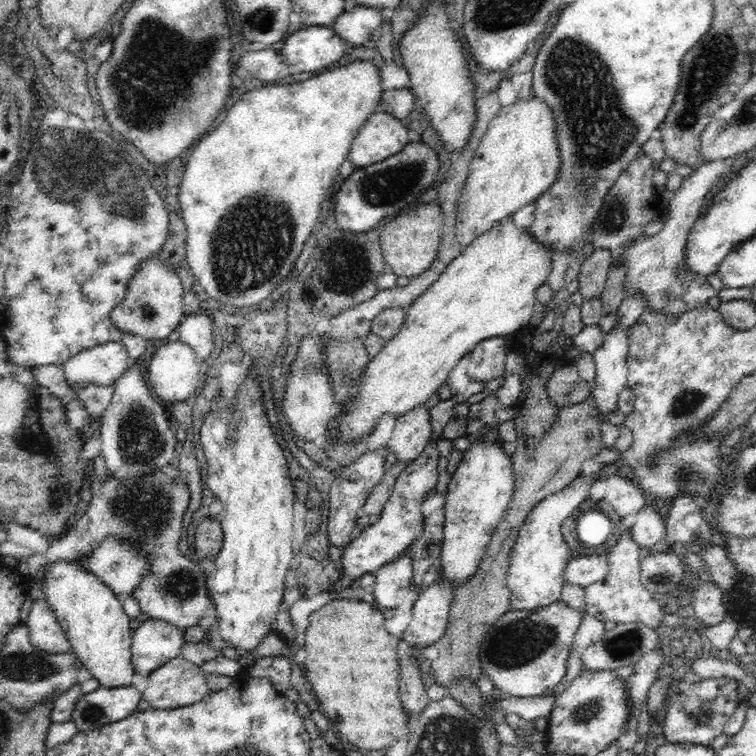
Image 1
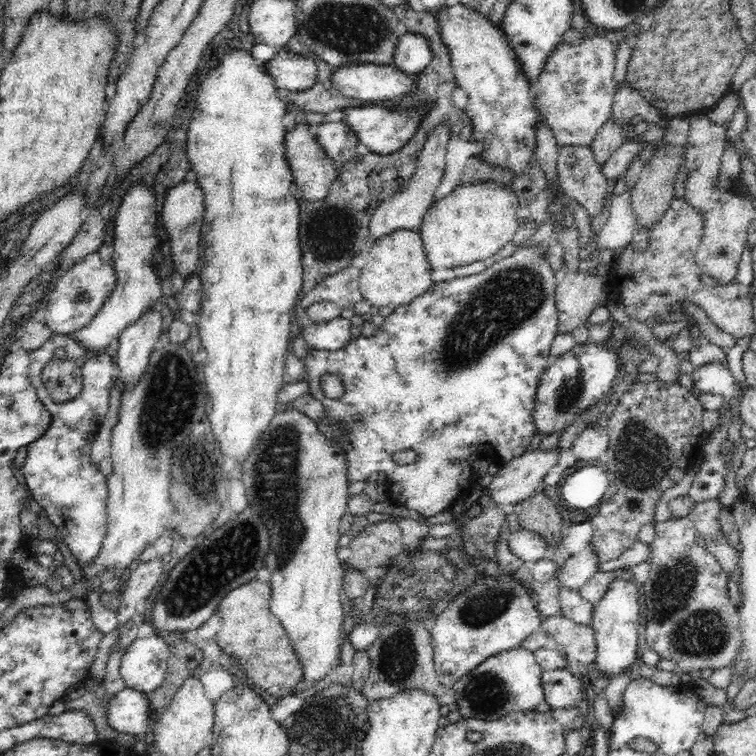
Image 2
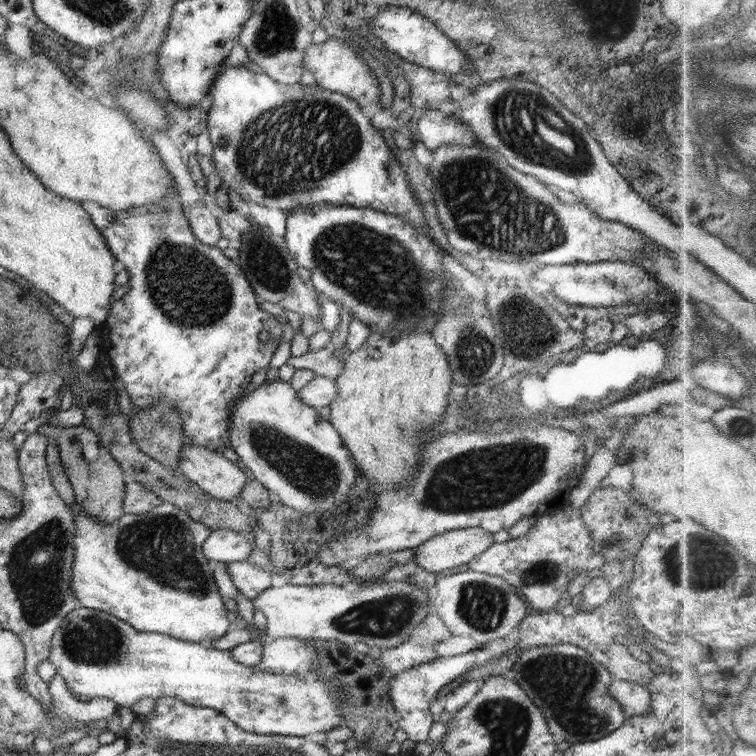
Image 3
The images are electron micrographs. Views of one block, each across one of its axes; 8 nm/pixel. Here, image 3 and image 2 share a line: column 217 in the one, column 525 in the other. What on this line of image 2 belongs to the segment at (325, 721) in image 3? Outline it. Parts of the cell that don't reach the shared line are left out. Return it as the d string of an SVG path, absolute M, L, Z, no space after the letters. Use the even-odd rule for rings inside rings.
M522 647L487 658L452 685L460 714L466 718L487 721L510 713L536 709L544 699L542 672L535 654Z

